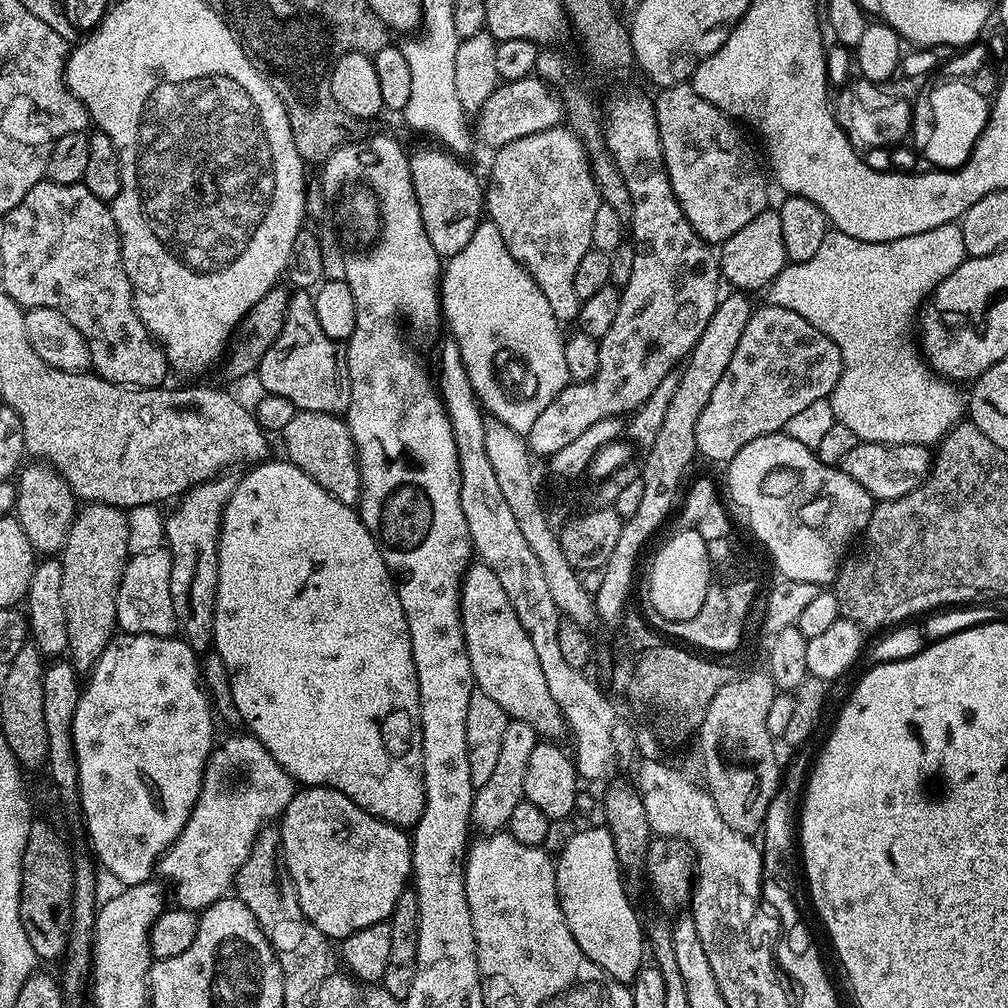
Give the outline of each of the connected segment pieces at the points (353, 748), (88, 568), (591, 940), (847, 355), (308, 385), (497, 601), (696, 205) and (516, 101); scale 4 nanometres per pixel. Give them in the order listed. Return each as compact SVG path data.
M287 459L261 462L241 484L237 483L220 519L220 557L218 558L218 590L216 613L212 627L212 644L228 668L229 686L234 705L243 716L243 727L270 750L297 785L309 788L333 788L371 816L411 829L424 809L424 767L422 766L422 730L420 729L420 695L418 674L414 670L414 654L402 602L396 597L396 581L386 566L370 530L360 520L359 511L348 507L318 485L298 466Z
M85 503L72 519L70 534L58 559L62 566L62 606L66 610L66 634L70 662L81 674L91 673L92 667L102 658L102 650L117 635L116 599L118 586L122 582L124 567L128 565L128 518L125 509L115 508L112 504Z
M599 826L599 828L584 828L581 832L576 832L564 844L564 849L560 852L560 860L555 861L556 865L556 893L560 896L560 905L564 911L564 921L566 926L570 926L570 934L574 934L574 942L578 942L578 946L582 946L582 954L586 954L586 958L590 958L590 962L594 962L604 973L610 978L614 978L620 984L631 985L632 981L636 979L641 968L645 967L646 960L646 932L641 926L640 920L636 917L636 908L632 905L632 900L628 897L628 892L624 889L625 877L622 875L621 863L618 854L615 852L614 838L611 837L611 832L608 827Z
M959 223L943 224L934 230L926 230L922 234L910 234L910 238L898 238L894 242L862 242L858 238L850 238L850 234L844 234L837 230L829 231L827 236L822 238L822 246L818 246L818 251L814 253L814 258L810 262L787 263L780 273L775 276L767 289L767 303L774 308L785 308L794 310L810 326L814 326L822 334L826 334L836 343L838 350L842 354L844 369L838 378L838 386L834 386L830 403L835 423L847 426L849 430L854 430L857 441L878 442L879 444L923 444L925 446L935 445L944 439L944 435L951 430L955 424L961 423L962 417L966 412L966 396L960 393L955 383L951 380L945 380L936 375L927 363L922 359L921 349L914 339L914 325L918 320L918 313L922 305L931 296L932 291L941 284L966 258L964 243L962 242L962 230Z
M296 290L288 297L286 322L282 334L266 350L259 366L258 377L263 391L269 396L290 398L299 411L322 411L343 417L350 406L350 370L345 345L334 338L326 338L314 314L314 295L308 290Z
M479 562L469 563L468 571L464 573L464 580L460 584L460 621L466 650L470 654L475 687L494 698L494 702L502 706L508 717L528 723L541 737L560 738L556 736L565 735L564 715L558 710L554 698L550 698L550 686L546 686L538 654L534 654L534 645L530 638L526 638L526 630L522 630L522 622L518 622L518 614L514 614L514 606L510 606L510 598L506 598L506 590L502 590L502 585L490 566Z
M691 83L675 84L659 89L655 94L658 134L662 142L664 165L670 178L670 186L690 226L694 226L694 230L709 246L719 246L726 238L738 234L738 230L742 230L746 222L754 222L754 218L758 218L758 214L762 214L769 207L769 177L764 177L759 172L760 164L756 161L747 138L740 133L741 125L733 117L718 110L718 106L706 102L706 98L695 92Z
M535 74L501 83L500 87L494 90L494 94L490 94L479 113L479 143L481 140L482 143L489 144L489 149L495 150L518 138L526 138L530 134L557 127L565 119L566 104L552 92L555 91Z

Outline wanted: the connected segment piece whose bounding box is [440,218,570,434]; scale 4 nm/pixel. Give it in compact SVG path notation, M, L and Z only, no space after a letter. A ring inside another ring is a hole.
M481 219L480 224L470 237L470 242L458 254L447 257L442 268L440 282L440 306L443 319L448 319L448 328L452 331L451 339L458 346L462 354L462 362L468 371L468 377L472 383L472 389L476 392L481 409L491 419L501 420L510 430L526 434L530 426L534 426L538 414L558 398L558 394L569 384L568 371L566 370L566 350L564 349L565 333L559 320L554 318L554 310L550 310L550 302L546 302L546 294L538 290L534 278L524 269L524 265L518 263L510 250L502 242L502 234L498 226L490 219ZM498 350L514 351L525 359L526 366L532 371L533 376L539 377L539 391L536 399L529 403L510 404L505 396L496 389L496 383L492 381L493 355Z

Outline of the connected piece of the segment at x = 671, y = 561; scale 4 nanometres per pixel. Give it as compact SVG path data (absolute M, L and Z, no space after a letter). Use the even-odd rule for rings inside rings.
M681 527L657 552L648 572L648 592L646 599L659 610L662 618L682 622L694 618L706 602L708 587L714 582L712 576L713 557L708 551L708 541L692 528Z

